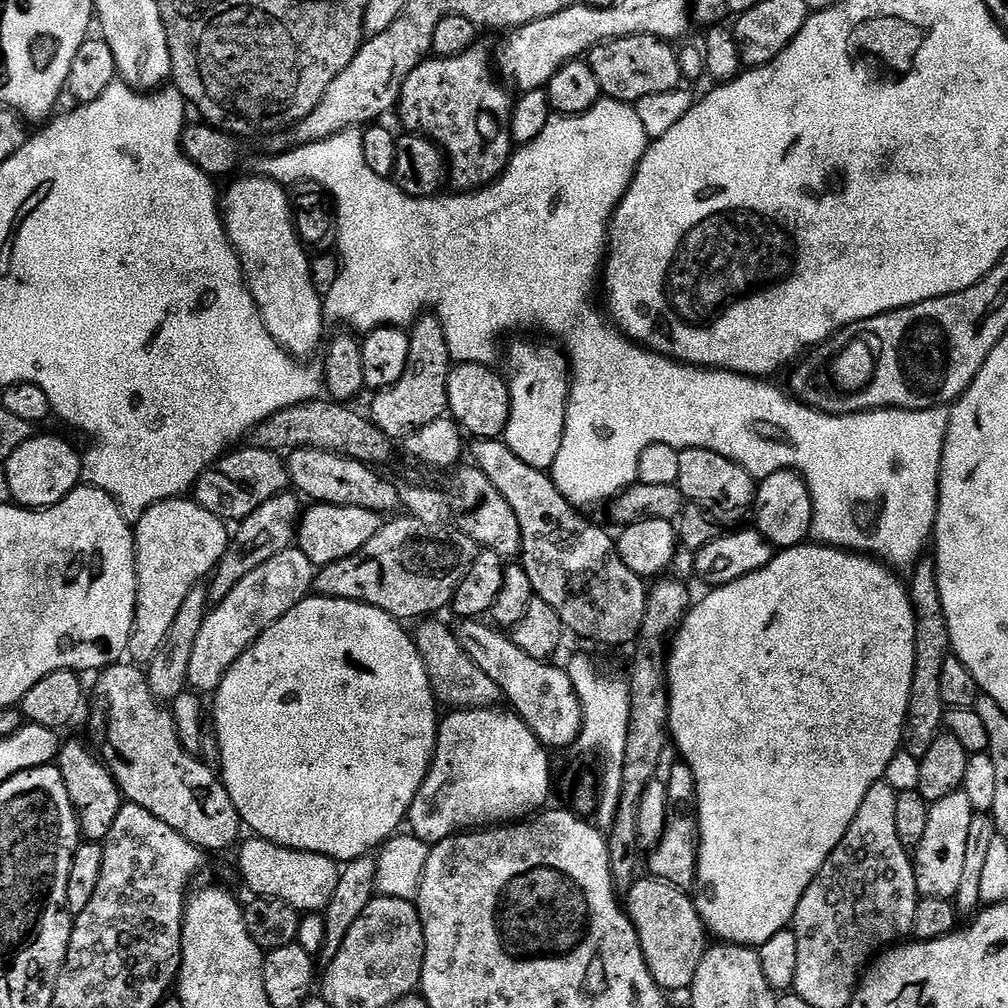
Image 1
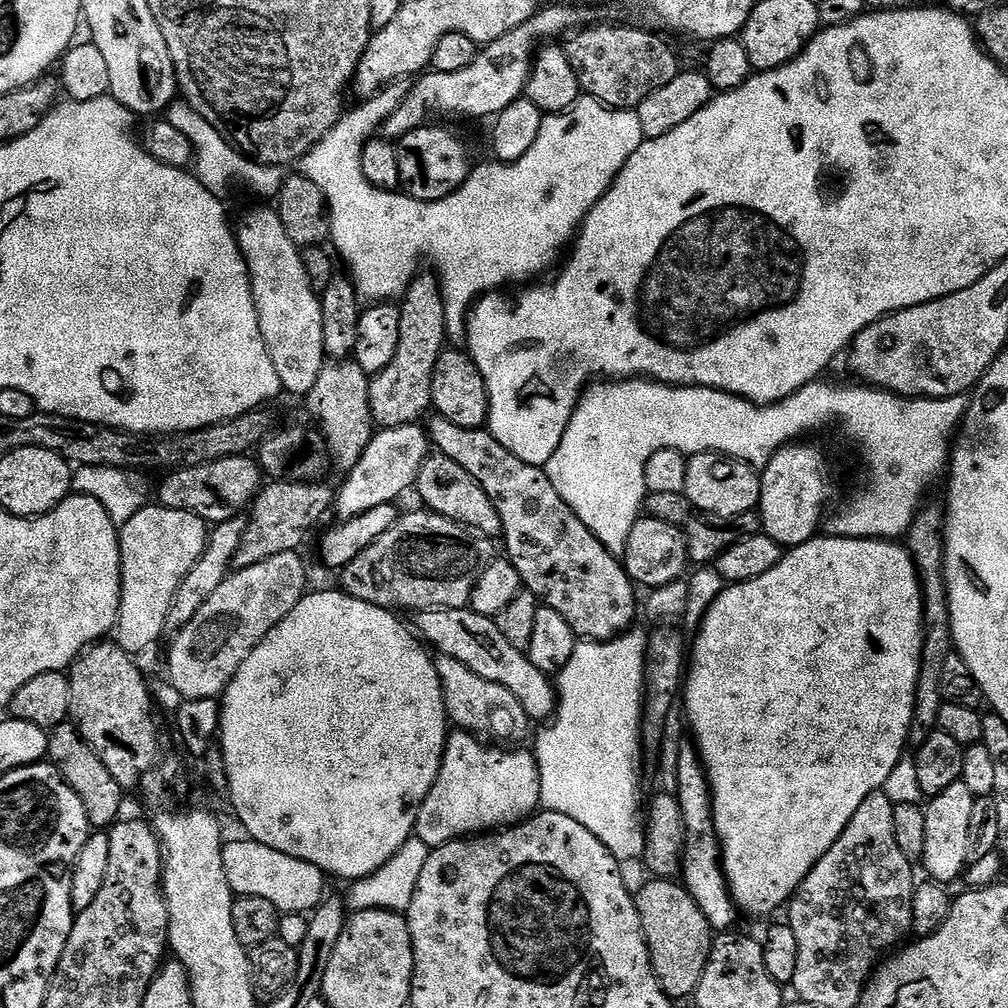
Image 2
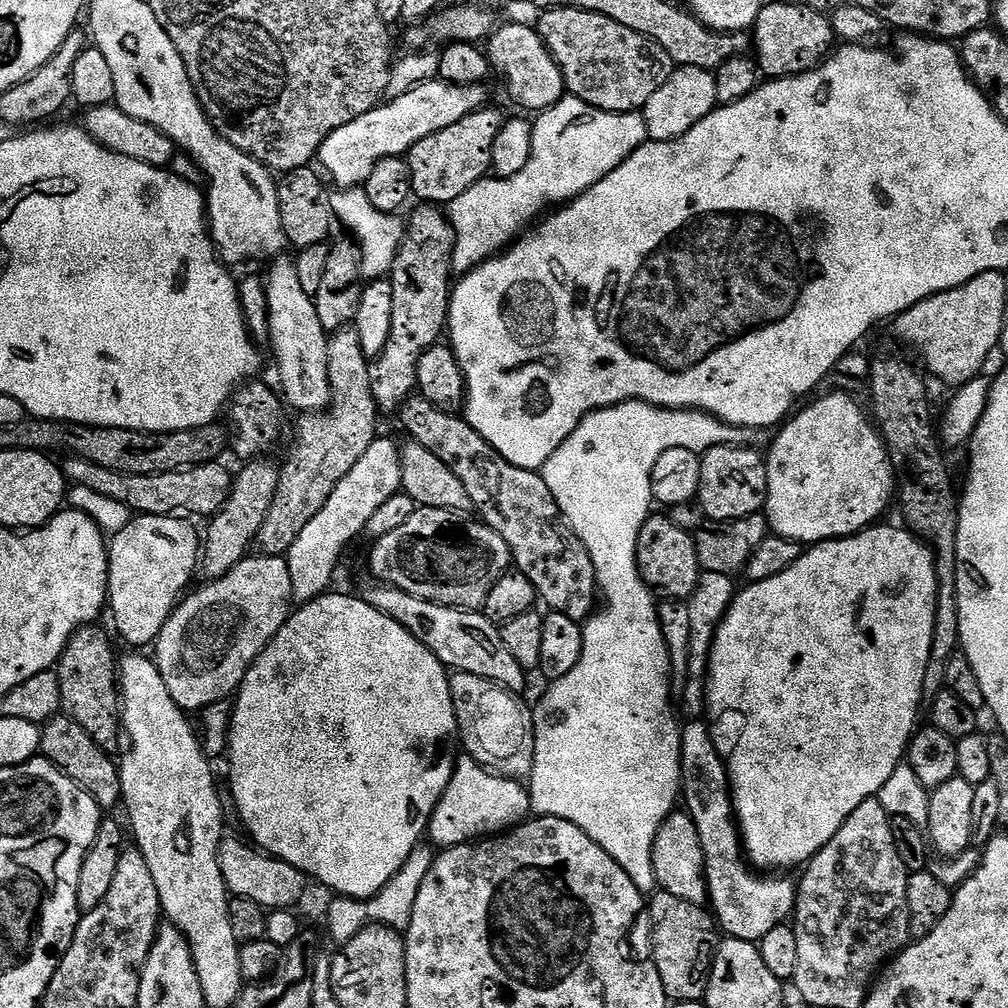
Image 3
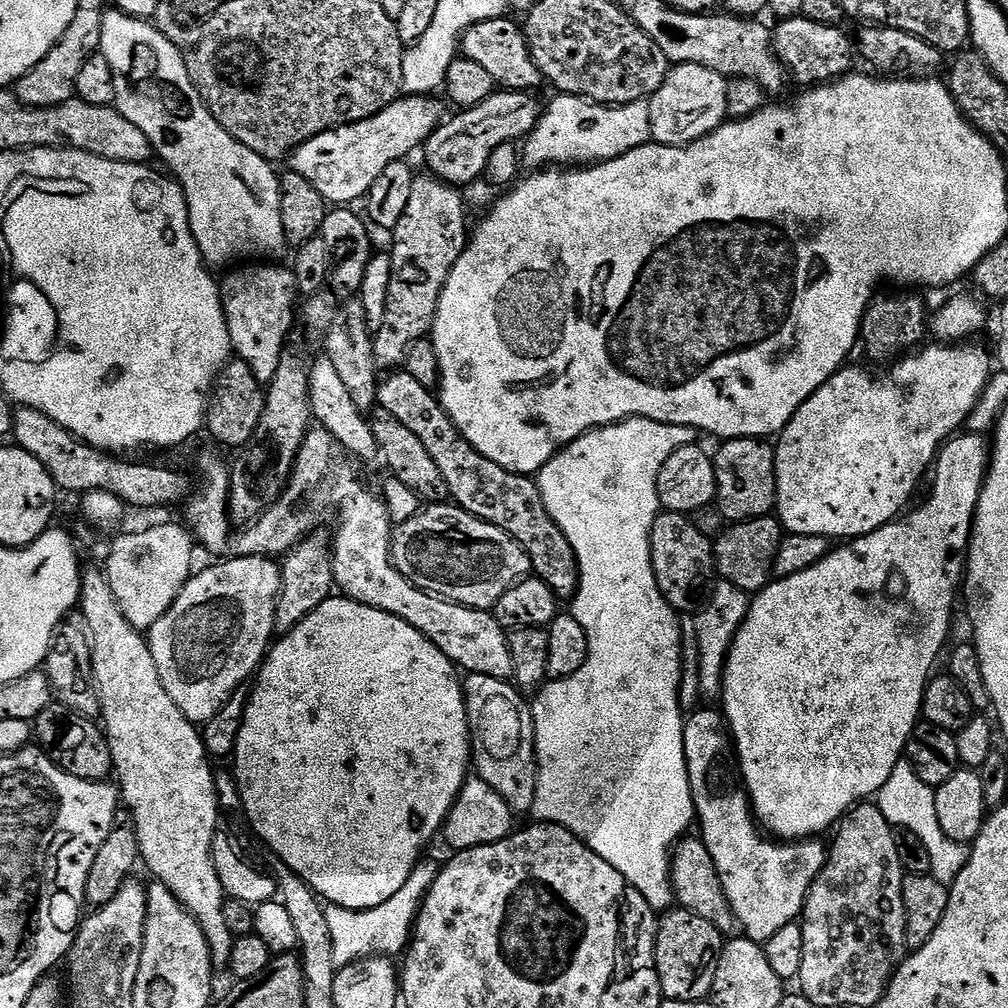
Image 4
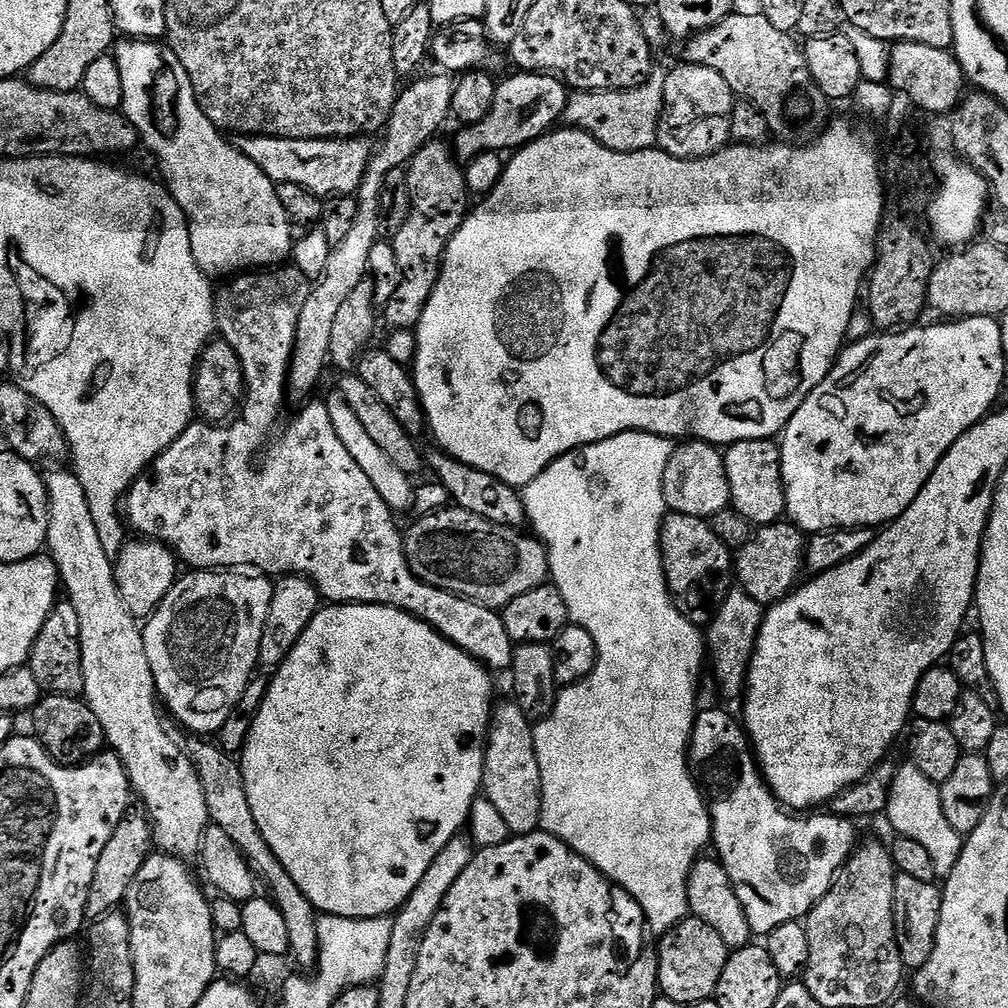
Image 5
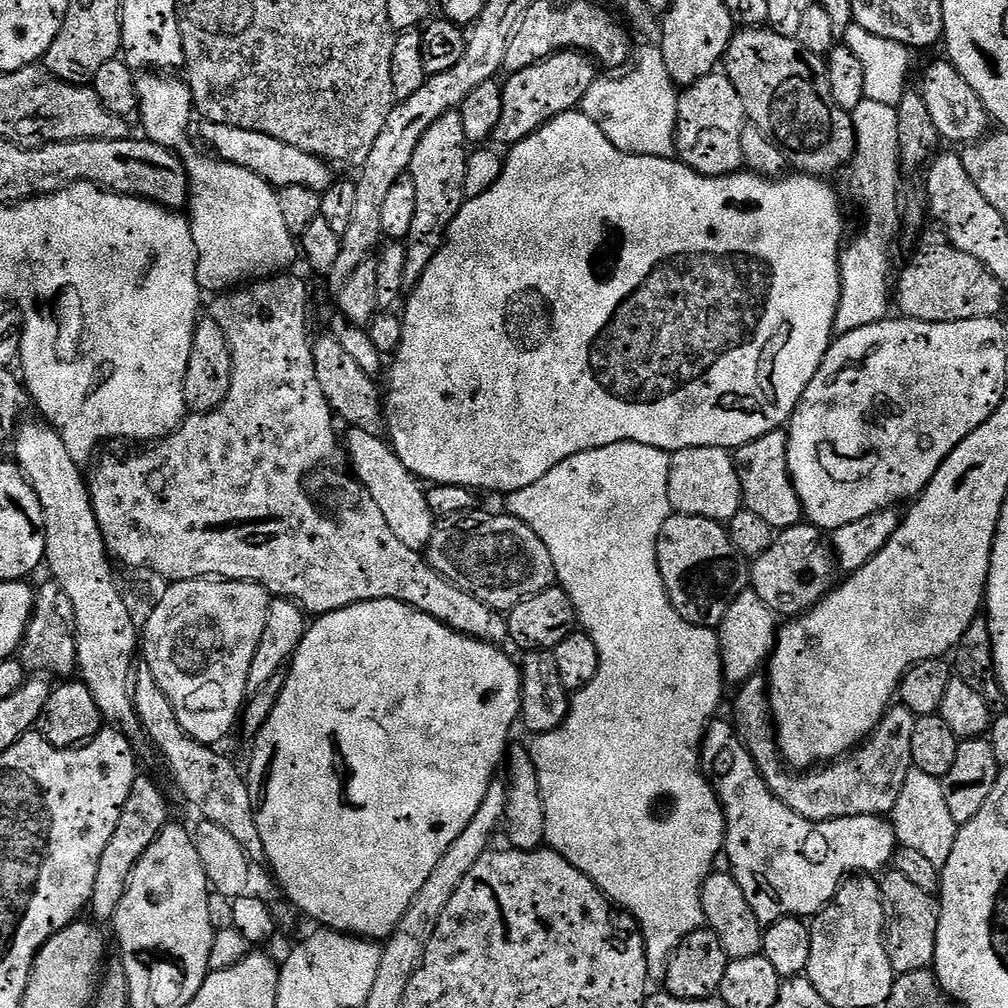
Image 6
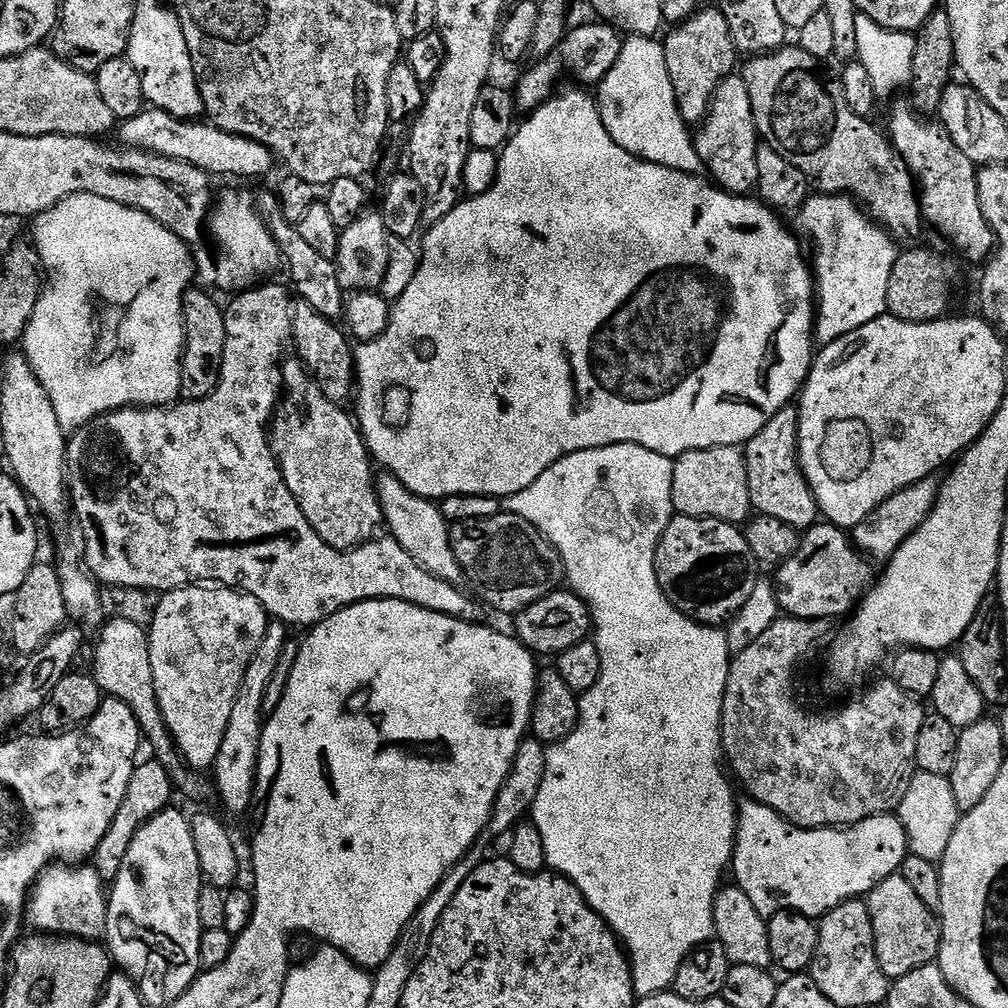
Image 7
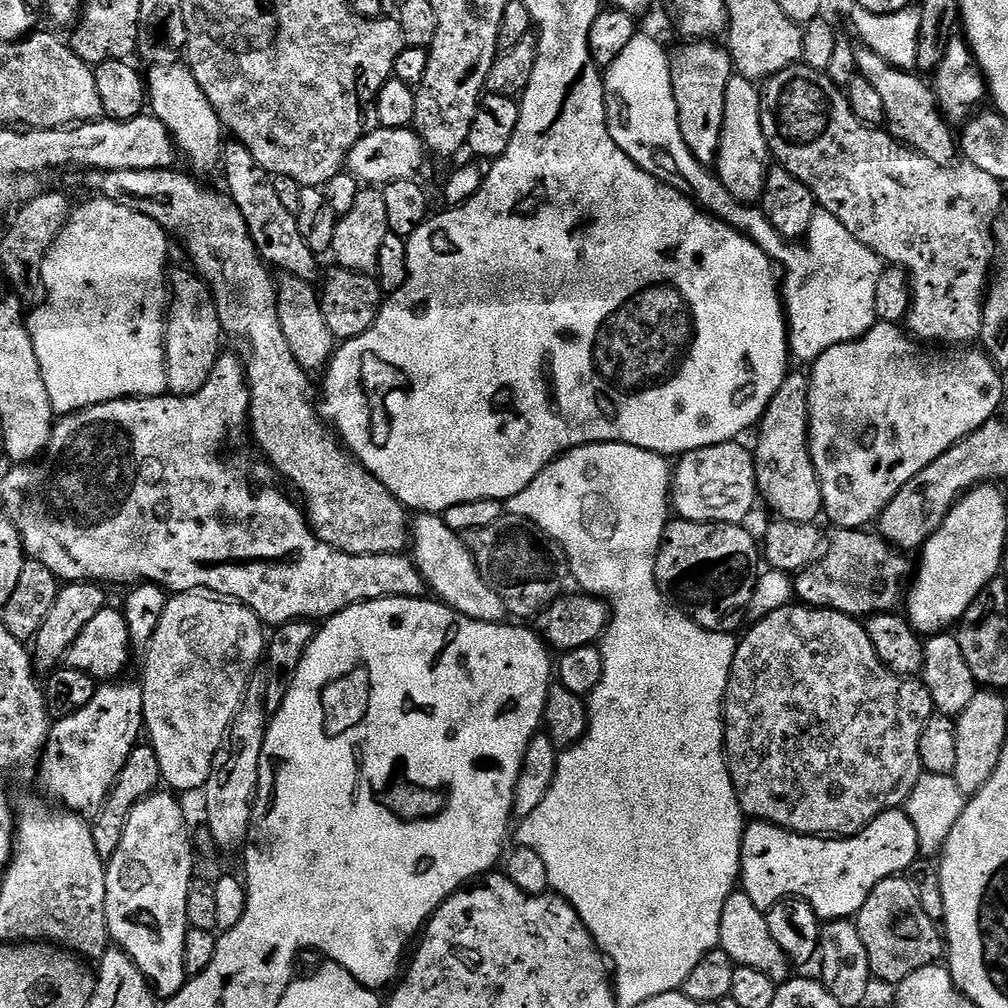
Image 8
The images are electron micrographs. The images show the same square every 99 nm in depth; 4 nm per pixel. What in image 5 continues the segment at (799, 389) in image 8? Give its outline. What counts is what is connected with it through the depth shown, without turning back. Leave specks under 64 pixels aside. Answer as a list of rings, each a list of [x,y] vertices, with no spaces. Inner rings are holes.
[[[775,439],[743,440],[727,445],[726,478],[730,482],[731,507],[754,526],[775,524],[786,512],[786,494],[780,465],[780,446]]]

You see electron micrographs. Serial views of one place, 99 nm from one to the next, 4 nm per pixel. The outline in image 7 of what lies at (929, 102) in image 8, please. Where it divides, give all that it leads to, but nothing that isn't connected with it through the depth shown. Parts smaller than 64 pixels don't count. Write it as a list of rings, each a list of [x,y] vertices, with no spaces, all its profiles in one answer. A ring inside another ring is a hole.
[[[904,98],[891,101],[892,109],[888,112],[886,135],[892,141],[892,147],[895,148],[900,159],[906,162],[906,166],[912,172],[918,185],[918,199],[923,219],[927,223],[929,220],[966,259],[987,261],[994,251],[994,237],[982,214],[982,206],[978,198],[978,182],[976,181],[978,165],[970,162],[970,158],[966,158],[966,154],[962,154],[962,150],[954,146],[954,138],[944,129],[943,124],[927,115],[921,115],[907,99],[900,99]]]

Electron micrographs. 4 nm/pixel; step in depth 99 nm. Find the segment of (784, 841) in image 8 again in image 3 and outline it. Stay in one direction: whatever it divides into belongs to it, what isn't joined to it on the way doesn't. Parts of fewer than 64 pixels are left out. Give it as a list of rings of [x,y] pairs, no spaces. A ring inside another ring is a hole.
[[[703,719],[689,720],[683,725],[680,734],[680,782],[682,800],[686,810],[698,826],[698,838],[702,838],[704,851],[704,873],[708,876],[708,904],[716,917],[719,931],[734,940],[759,942],[774,930],[774,926],[785,923],[796,911],[797,885],[787,880],[784,874],[761,874],[750,867],[746,859],[736,809],[732,802],[732,786],[728,775],[725,757],[720,757]]]

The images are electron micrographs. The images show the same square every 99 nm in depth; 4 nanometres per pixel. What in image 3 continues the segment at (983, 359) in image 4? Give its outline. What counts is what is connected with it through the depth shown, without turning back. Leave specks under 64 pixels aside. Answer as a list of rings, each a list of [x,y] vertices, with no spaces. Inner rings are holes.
[[[835,391],[829,396],[817,395],[813,404],[805,403],[775,433],[776,441],[766,452],[768,493],[763,513],[768,527],[775,535],[802,546],[821,544],[823,540],[841,540],[843,536],[852,536],[855,532],[873,527],[879,521],[876,519],[887,510],[888,503],[891,500],[893,503],[898,488],[898,476],[888,456],[888,447],[884,445],[884,438],[866,408],[864,413],[863,406],[854,397],[848,396],[852,394],[847,391]]]

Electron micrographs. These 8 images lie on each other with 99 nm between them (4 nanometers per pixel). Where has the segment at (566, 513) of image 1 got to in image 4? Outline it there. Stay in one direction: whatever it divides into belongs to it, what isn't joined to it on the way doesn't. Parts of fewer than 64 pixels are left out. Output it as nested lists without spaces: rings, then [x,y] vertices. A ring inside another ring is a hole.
[[[392,370],[385,376],[388,377],[385,380],[383,377],[379,381],[376,390],[377,405],[390,410],[390,414],[394,414],[394,418],[398,418],[398,422],[402,422],[402,426],[407,426],[422,441],[422,446],[426,446],[430,458],[434,458],[434,466],[442,470],[442,478],[448,487],[449,497],[456,507],[465,508],[471,516],[477,516],[480,520],[490,522],[504,532],[508,532],[510,538],[514,538],[514,542],[518,542],[518,546],[526,550],[534,575],[542,582],[546,582],[546,586],[550,586],[552,593],[561,601],[571,601],[576,595],[577,588],[580,587],[580,567],[576,564],[576,552],[570,546],[566,534],[562,534],[562,530],[550,518],[542,502],[539,483],[531,475],[522,472],[507,472],[505,468],[498,466],[498,462],[490,462],[490,458],[478,454],[478,450],[474,450],[474,446],[470,446],[470,442],[462,438],[462,434],[446,414],[446,410],[441,406],[437,393],[433,389],[422,386],[422,382],[410,378],[410,374],[403,370]]]

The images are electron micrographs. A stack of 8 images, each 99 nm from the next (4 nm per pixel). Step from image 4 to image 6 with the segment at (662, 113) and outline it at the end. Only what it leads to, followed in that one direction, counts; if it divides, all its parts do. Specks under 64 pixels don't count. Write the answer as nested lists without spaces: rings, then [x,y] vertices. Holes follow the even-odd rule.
[[[723,71],[711,72],[687,85],[679,93],[678,118],[676,119],[676,156],[687,166],[704,176],[723,176],[741,171],[742,130],[746,113],[738,90]]]

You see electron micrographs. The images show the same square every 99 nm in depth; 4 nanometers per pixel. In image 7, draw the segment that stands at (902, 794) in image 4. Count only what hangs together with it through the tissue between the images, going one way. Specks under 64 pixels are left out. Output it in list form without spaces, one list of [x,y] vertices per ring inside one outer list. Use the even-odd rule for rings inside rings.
[[[917,771],[902,798],[898,815],[906,830],[909,853],[939,865],[940,859],[946,854],[946,846],[950,846],[950,838],[954,838],[954,830],[962,815],[958,802],[954,802],[954,790],[948,777]]]

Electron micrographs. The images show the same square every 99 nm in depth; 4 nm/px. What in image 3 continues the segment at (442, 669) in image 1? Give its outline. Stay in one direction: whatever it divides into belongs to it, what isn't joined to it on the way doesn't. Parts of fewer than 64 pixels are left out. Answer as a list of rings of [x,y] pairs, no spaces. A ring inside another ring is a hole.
[[[453,671],[450,676],[450,698],[454,698],[454,714],[458,718],[458,740],[467,755],[473,756],[481,766],[497,776],[531,777],[534,766],[532,713],[517,693],[492,680]]]

